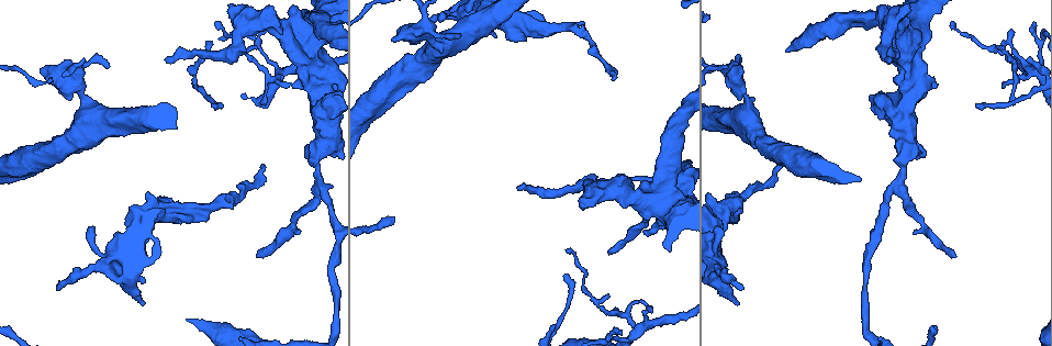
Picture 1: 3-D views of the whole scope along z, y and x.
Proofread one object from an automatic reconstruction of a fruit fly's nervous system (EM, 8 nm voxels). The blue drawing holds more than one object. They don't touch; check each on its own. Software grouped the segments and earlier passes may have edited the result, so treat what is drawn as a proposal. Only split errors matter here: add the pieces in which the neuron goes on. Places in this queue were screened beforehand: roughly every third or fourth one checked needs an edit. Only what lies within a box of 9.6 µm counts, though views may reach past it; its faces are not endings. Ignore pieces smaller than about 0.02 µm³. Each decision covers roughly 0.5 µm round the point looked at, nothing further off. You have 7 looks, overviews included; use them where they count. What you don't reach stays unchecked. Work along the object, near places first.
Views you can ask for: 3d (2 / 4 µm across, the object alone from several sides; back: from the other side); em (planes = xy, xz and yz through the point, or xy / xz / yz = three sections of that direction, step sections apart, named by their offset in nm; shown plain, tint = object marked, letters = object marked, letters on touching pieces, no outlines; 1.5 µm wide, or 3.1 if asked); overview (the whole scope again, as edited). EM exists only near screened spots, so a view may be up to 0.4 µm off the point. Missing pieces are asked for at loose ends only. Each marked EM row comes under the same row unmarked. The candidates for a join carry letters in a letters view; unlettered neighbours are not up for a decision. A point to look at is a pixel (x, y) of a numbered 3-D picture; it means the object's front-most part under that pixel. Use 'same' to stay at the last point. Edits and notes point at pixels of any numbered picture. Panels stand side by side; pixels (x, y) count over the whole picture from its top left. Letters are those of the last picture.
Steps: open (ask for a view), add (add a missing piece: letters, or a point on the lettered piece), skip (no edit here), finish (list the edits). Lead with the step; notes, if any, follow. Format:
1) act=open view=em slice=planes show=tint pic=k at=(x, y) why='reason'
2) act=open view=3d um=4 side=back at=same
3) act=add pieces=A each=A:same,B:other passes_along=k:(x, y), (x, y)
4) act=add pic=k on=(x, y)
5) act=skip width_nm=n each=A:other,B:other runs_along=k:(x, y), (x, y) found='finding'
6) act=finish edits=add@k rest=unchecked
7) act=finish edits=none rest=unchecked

act=open view=em slice=xz step=4 show=tint pic=1 at=(496, 36)

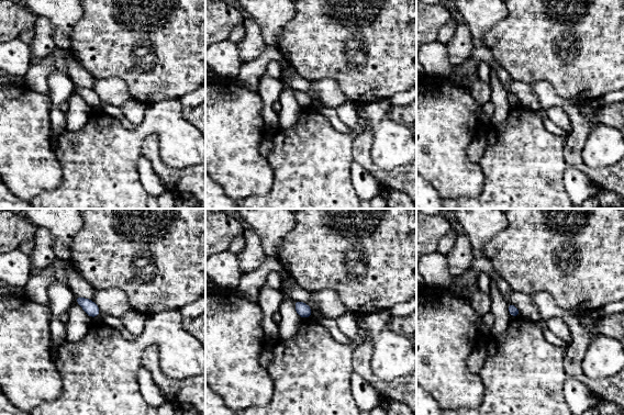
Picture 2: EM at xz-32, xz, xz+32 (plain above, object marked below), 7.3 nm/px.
act=open view=em slice=planes show=letters at=same

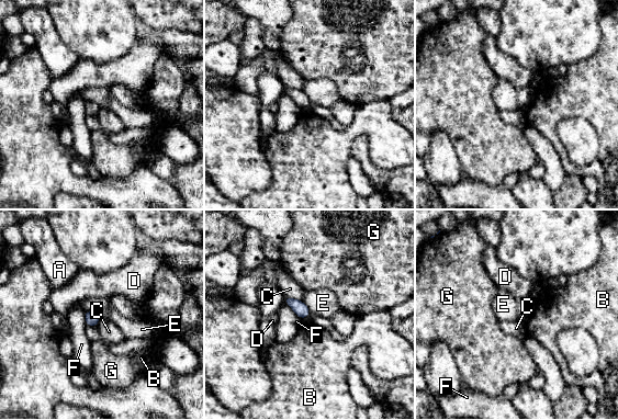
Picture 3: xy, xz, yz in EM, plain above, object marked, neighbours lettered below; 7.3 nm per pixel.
act=skip each=A:other,B:other,C:other,D:other,E:other,F:other,G:other border=3:(302, 302), (311, 313) found='none of them fits'

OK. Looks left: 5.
act=open view=em slice=planes show=letters pic=1 at=(57, 287) why='free end'

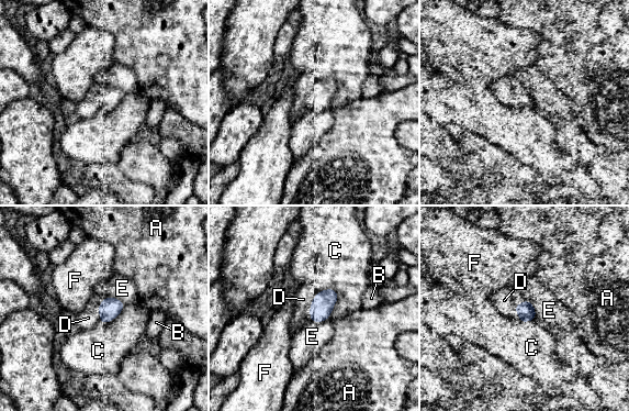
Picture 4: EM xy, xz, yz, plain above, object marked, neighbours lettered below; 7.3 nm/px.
act=add pieces=D each=A:other,B:other,C:other,D:same,E:other,F:other found='it goes on there'

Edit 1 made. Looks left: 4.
act=open view=overview why='see it whole again'

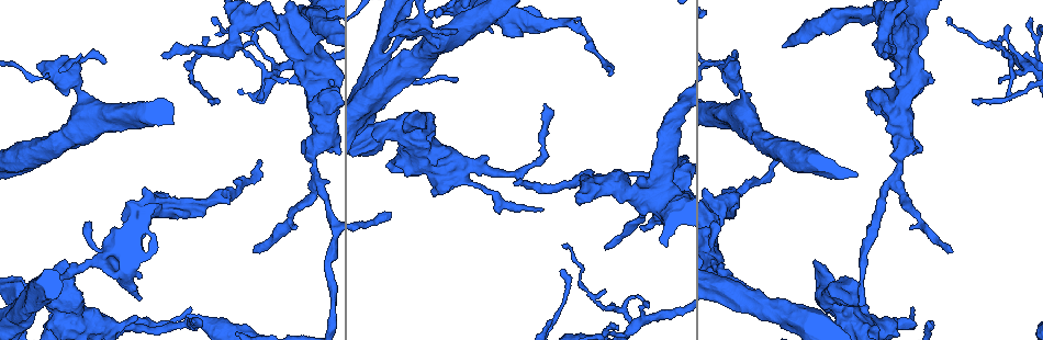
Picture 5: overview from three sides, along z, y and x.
act=open view=em slice=planes show=letters pic=5 at=(738, 65) why='free end'

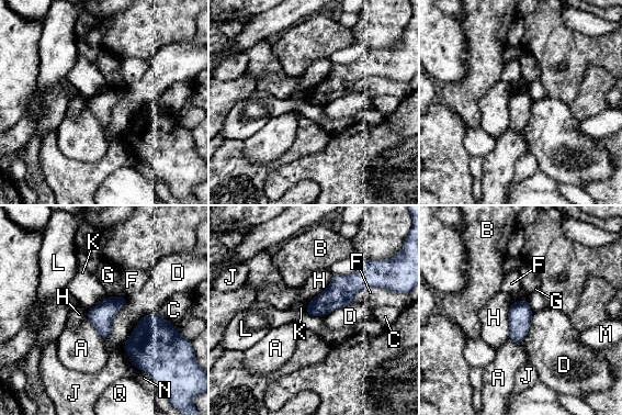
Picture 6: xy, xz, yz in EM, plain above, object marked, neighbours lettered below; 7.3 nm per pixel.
act=skip width_nm=160 each=A:other,B:other,C:other,D:other,F:other,G:other,H:other,J:other,K:other,L:other,M:other,N:other,Q:other border=6:(125, 295), (104, 340) found='none of them fits'

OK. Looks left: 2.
act=finish edits=add@4 rest=unchecked

